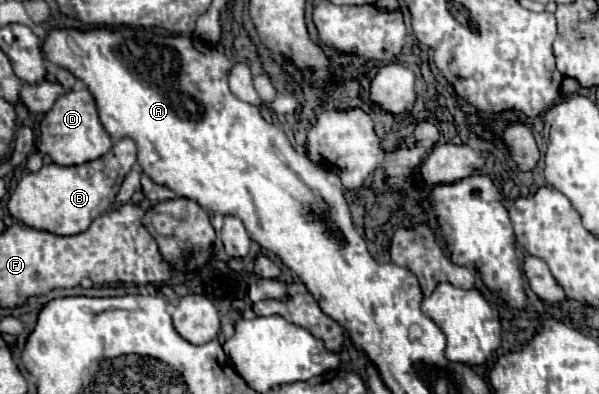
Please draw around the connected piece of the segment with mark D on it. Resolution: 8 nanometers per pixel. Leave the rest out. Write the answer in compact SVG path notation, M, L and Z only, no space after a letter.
M85 87L71 89L65 95L61 95L57 99L57 103L53 105L53 109L43 117L39 129L41 129L41 135L39 135L41 151L45 155L49 155L53 159L53 163L57 163L57 165L81 165L81 163L99 159L113 147L111 137L99 123L99 115L97 115L93 97L91 97L89 89L85 89Z

